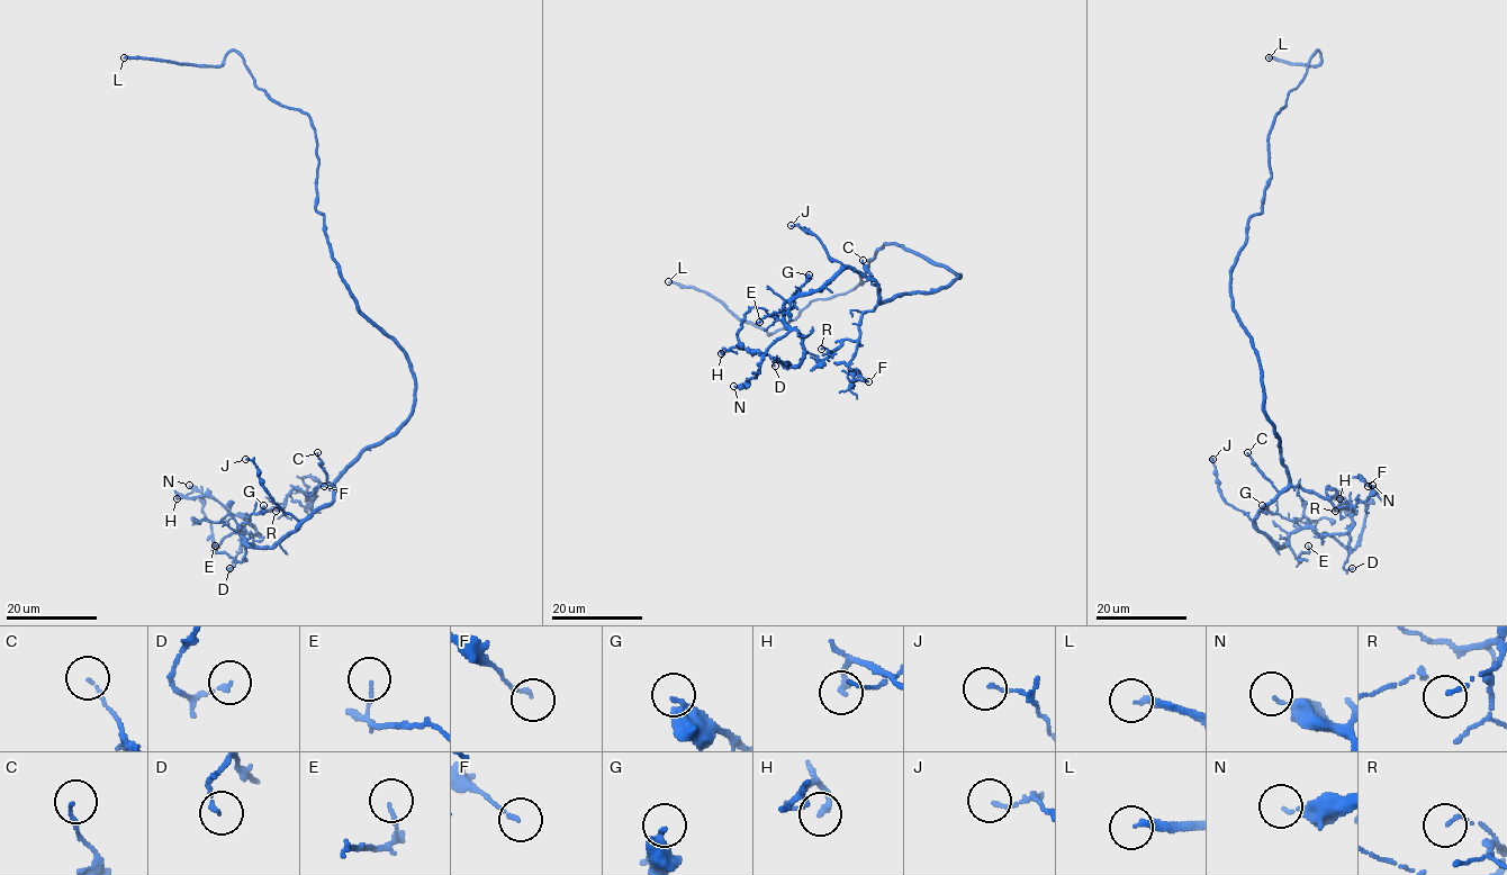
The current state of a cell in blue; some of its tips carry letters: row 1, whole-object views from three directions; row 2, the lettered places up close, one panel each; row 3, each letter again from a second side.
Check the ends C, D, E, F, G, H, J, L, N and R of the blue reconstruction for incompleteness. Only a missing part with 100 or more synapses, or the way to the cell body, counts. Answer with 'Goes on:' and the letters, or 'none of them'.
Goes on: L

